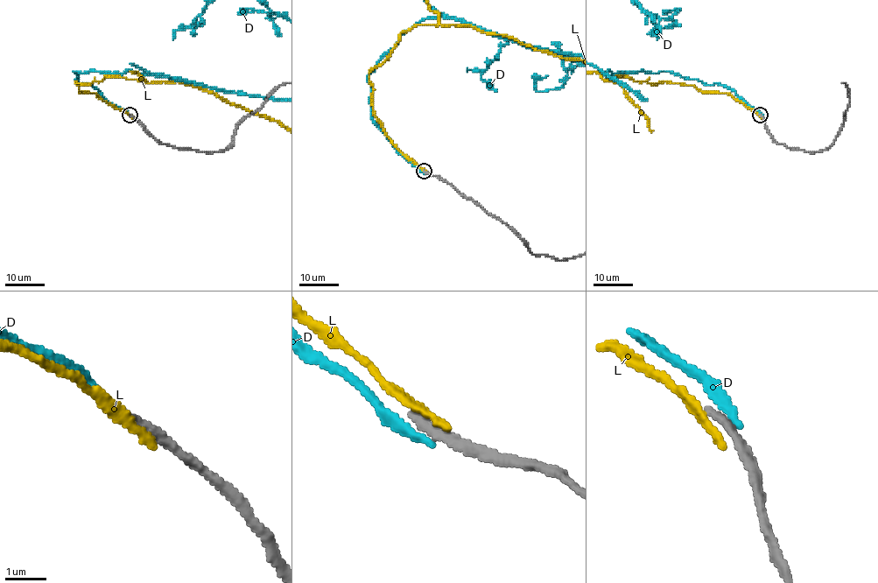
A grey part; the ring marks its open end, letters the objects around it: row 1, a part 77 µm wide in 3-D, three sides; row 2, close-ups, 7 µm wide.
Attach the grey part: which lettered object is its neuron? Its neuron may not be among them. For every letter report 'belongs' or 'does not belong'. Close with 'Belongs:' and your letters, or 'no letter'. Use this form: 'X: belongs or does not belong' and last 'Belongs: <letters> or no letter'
D: does not belong
L: does not belong
Belongs: no letter

